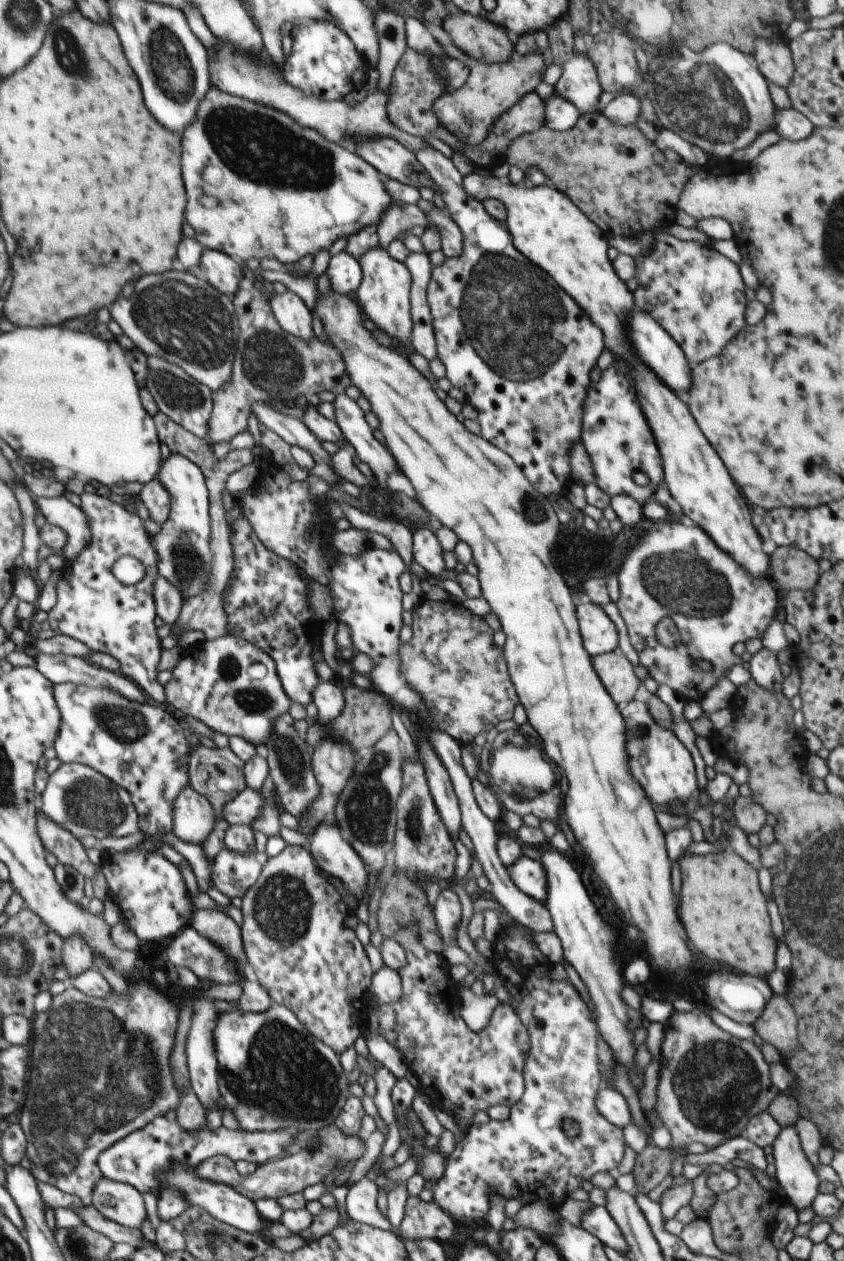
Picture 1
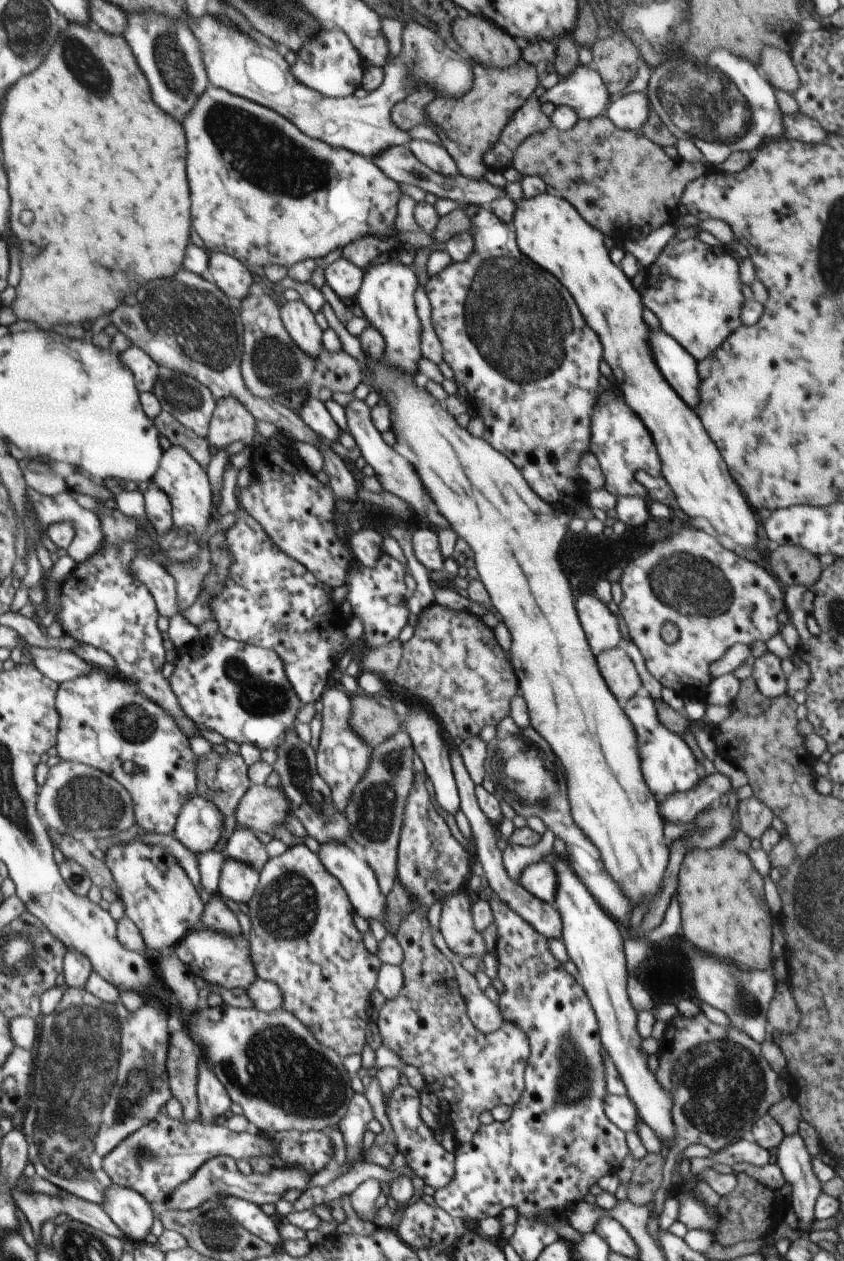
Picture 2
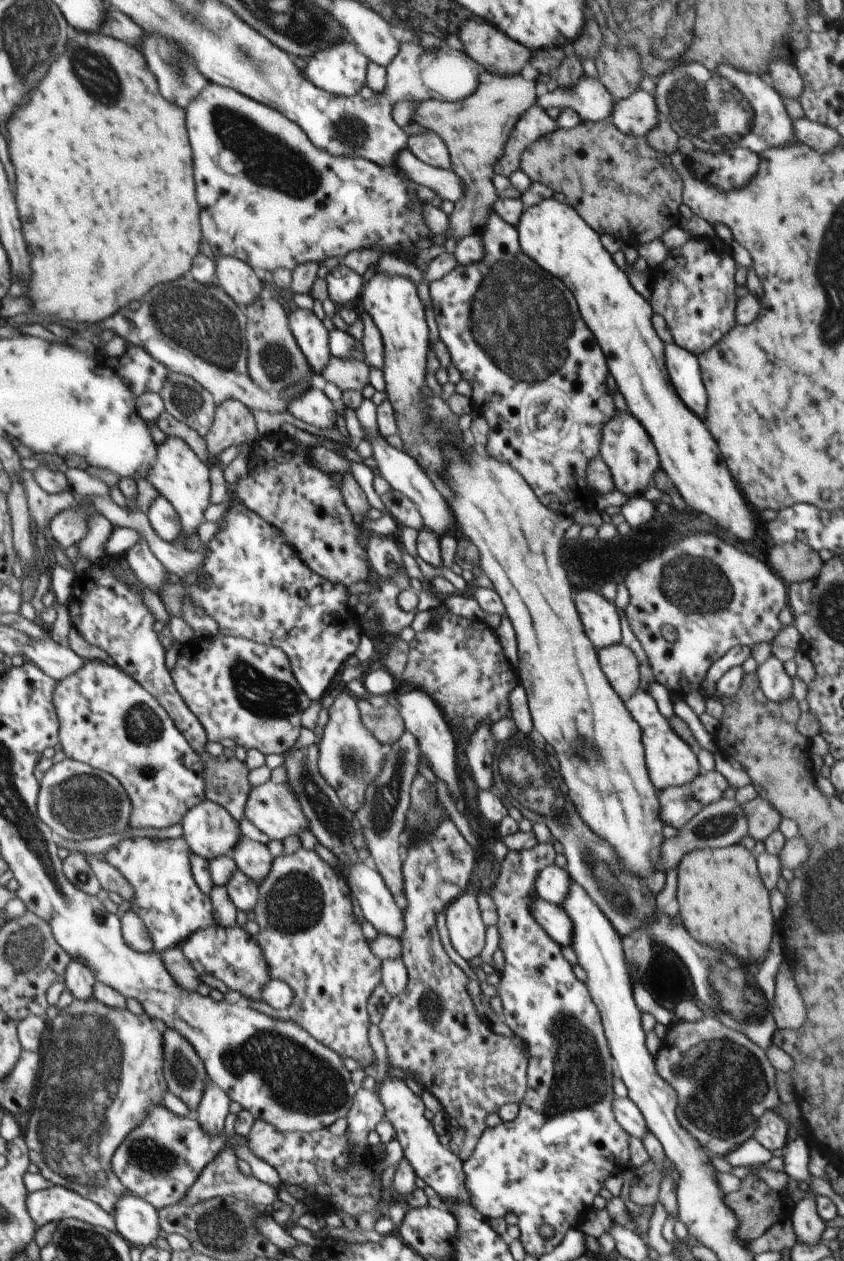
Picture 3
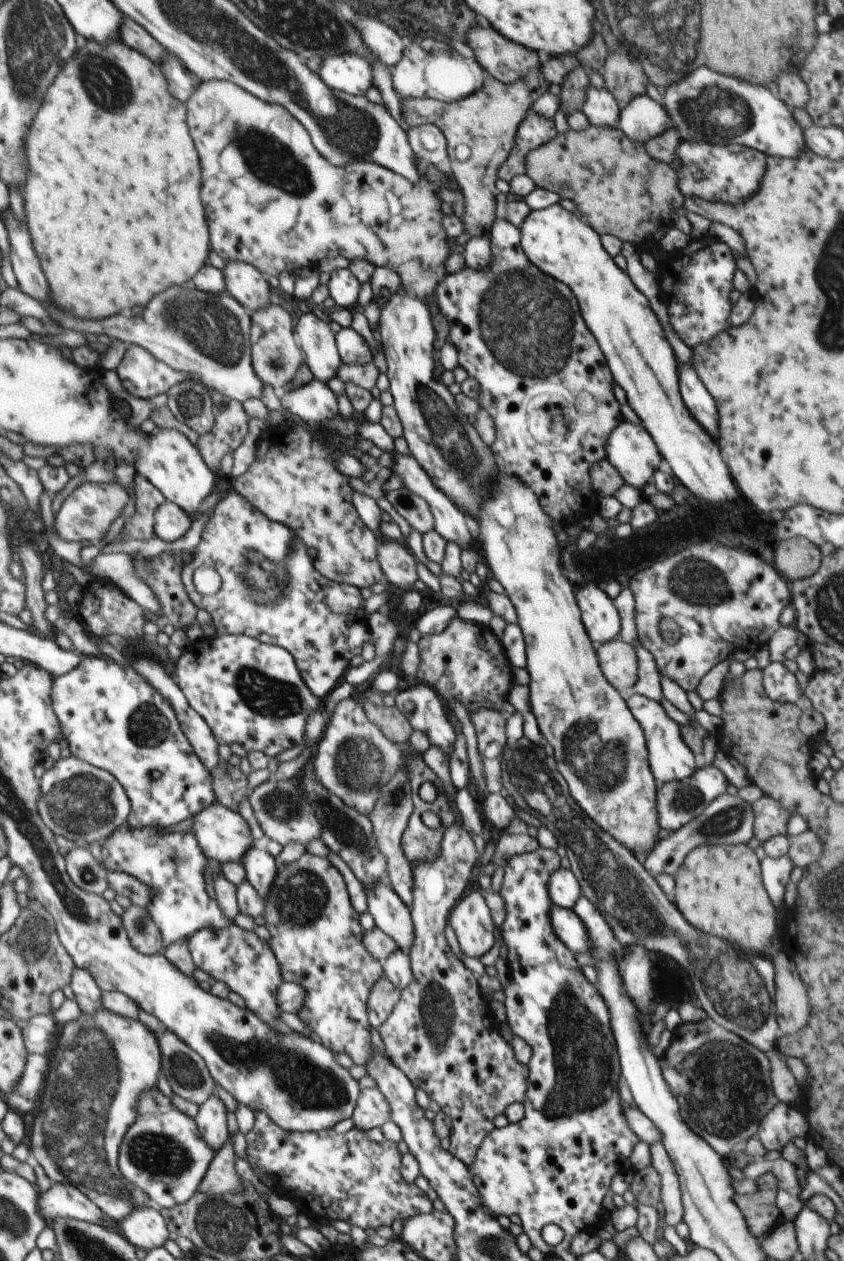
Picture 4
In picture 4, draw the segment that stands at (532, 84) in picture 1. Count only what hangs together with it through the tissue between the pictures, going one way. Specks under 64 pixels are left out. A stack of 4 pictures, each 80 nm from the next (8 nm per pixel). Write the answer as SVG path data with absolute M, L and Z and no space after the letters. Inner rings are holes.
M487 74L478 92L458 102L445 103L432 97L400 97L403 119L408 126L435 124L446 137L450 176L456 179L454 182L464 195L466 213L461 219L465 222L466 237L488 235L497 219L497 172L513 150L518 127L526 118L535 98L534 92L526 85L524 80L507 85ZM458 146L470 148L470 157L467 160L460 162L456 159Z

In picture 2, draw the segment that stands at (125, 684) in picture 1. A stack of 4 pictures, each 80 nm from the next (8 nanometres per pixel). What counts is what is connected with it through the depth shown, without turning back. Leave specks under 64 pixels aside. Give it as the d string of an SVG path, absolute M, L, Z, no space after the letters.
M26 646L25 651L33 657L32 662L37 669L49 679L57 683L74 680L76 677L89 673L91 664L78 657L74 651L62 647Z

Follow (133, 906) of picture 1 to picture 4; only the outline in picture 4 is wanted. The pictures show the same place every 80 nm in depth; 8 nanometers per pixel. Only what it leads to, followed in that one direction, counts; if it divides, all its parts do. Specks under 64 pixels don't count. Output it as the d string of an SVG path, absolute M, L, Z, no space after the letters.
M124 824L121 829L108 835L101 844L101 863L112 873L126 873L140 882L147 884L153 890L153 901L147 907L153 921L162 933L165 948L173 942L189 939L195 932L203 928L227 929L234 924L234 920L223 915L216 899L210 898L206 891L207 856L200 848L196 835L191 832L172 833L167 830L166 835L150 827L130 828Z

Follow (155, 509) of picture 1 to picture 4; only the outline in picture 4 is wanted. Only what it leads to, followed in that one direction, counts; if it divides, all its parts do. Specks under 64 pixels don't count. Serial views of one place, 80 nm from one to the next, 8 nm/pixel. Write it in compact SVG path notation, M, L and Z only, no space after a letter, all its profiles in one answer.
M164 501L155 512L154 532L164 542L174 542L190 530L191 518L172 501Z

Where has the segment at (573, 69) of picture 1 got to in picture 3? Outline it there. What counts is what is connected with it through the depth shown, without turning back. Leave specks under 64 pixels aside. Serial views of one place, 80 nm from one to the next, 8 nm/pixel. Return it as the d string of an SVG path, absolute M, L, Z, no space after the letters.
M584 76L571 89L558 87L538 96L535 104L544 110L552 107L574 109L582 121L598 122L610 119L616 102L599 80Z

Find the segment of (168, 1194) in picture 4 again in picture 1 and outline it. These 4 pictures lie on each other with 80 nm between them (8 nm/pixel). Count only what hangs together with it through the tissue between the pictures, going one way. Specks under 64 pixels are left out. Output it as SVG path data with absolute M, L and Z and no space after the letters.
M165 1115L155 1116L146 1126L125 1136L122 1140L109 1146L98 1155L97 1165L107 1179L133 1186L138 1192L160 1192L161 1174L171 1163L188 1165L196 1168L207 1158L224 1155L237 1160L246 1160L256 1165L265 1165L269 1161L284 1157L293 1149L295 1131L258 1131L250 1132L244 1129L228 1129L223 1125L217 1129L210 1129L206 1122L204 1127L187 1131L178 1121L168 1120Z

